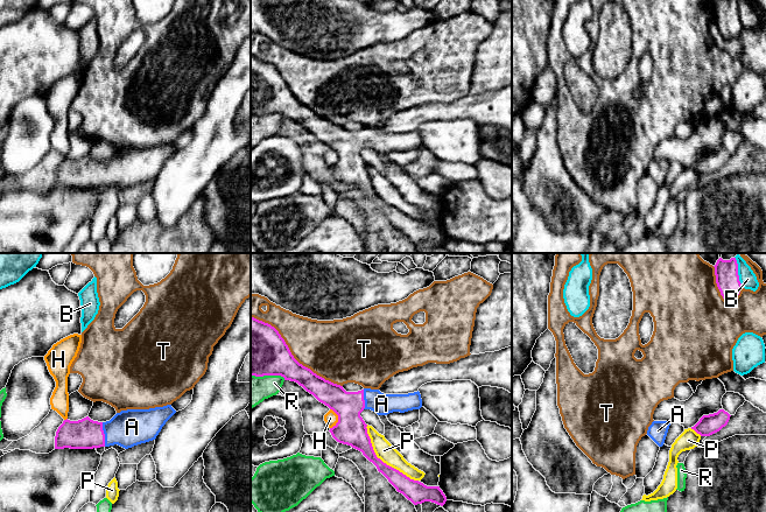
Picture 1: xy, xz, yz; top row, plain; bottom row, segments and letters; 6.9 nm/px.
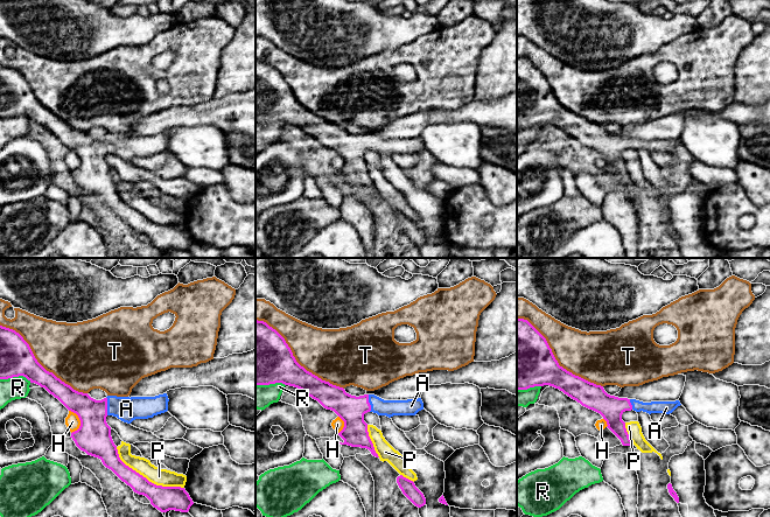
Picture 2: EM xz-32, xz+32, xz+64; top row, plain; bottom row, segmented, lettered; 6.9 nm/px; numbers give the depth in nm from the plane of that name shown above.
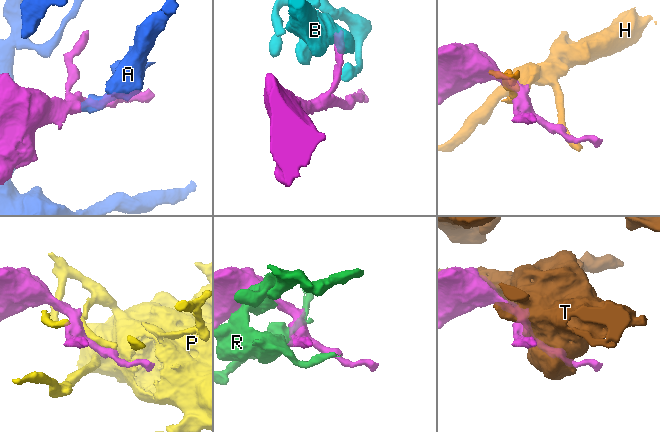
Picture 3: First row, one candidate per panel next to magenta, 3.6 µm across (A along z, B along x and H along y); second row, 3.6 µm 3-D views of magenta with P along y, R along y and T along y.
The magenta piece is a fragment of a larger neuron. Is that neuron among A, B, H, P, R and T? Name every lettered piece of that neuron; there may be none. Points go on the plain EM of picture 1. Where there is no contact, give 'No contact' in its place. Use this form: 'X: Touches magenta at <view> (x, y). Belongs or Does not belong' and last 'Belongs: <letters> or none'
A: Touches magenta at xy (104, 173). Belongs
B: Touches magenta at yz (737, 13). Does not belong
H: Touches magenta at xz (338, 158). Does not belong
P: Touches magenta at xz (380, 198). Does not belong
R: Touches magenta at xz (268, 113). Does not belong
T: Touches magenta at xz (292, 93). Does not belong
Belongs: A

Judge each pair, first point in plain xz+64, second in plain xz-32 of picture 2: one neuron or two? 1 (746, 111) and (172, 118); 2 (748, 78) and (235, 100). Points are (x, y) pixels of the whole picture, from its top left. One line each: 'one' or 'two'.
1: one
2: two

